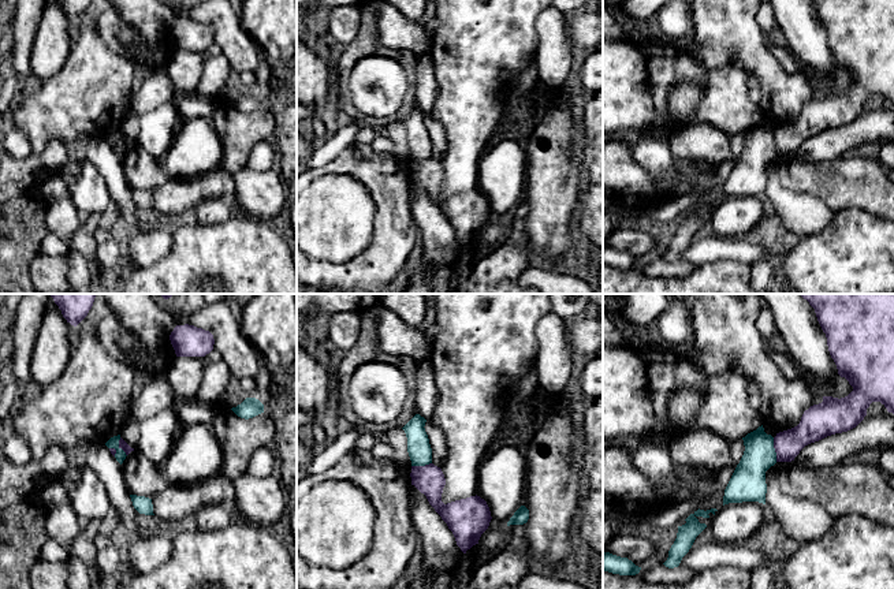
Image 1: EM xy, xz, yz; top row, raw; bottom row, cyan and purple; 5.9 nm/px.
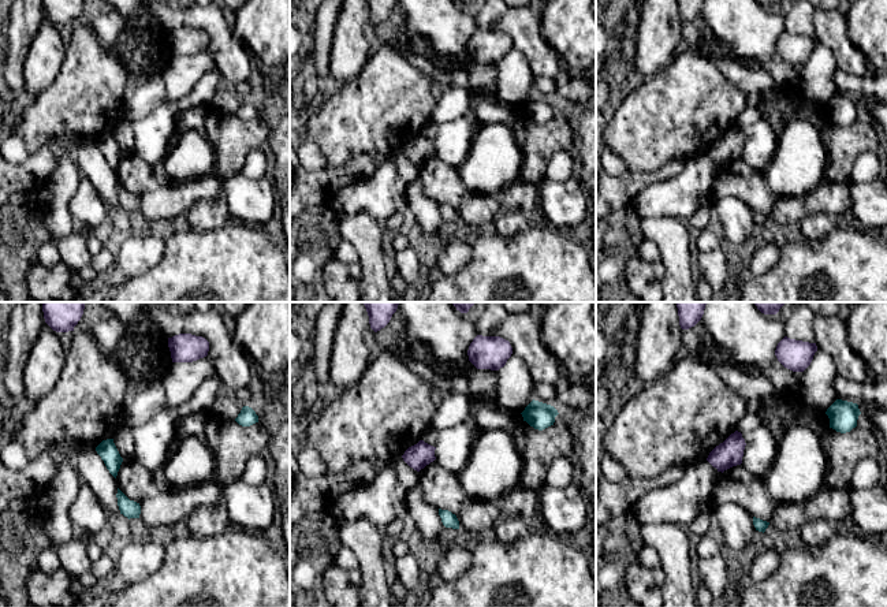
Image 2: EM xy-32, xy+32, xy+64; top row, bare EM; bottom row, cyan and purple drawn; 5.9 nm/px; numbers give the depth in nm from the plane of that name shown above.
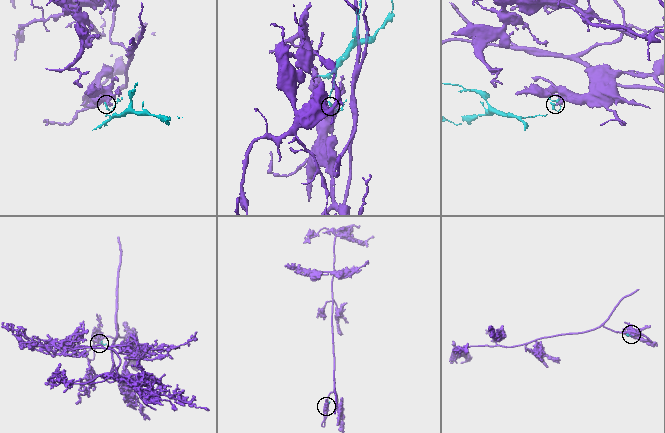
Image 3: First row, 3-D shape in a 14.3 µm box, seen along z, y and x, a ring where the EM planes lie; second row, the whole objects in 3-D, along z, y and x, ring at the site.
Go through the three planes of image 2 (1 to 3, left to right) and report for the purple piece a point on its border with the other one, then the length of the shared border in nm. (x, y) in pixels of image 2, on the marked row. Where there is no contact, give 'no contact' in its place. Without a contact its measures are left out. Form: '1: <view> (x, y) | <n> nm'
1: no contact
2: no contact
3: no contact

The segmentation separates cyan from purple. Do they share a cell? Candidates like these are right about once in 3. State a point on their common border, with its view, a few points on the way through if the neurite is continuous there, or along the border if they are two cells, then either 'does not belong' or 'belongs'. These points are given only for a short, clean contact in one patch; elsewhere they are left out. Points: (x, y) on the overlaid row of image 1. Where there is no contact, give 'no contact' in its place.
contact yz (774, 450); border yz (773, 437), (777, 461); does not belong

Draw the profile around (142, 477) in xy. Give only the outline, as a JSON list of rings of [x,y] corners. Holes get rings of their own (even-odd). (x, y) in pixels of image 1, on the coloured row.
[[[135,450],[120,466],[130,495],[152,499],[168,487],[163,466],[153,463]]]

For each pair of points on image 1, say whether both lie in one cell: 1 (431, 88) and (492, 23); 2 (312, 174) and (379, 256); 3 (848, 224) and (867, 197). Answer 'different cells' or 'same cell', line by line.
1: different cells
2: same cell
3: different cells

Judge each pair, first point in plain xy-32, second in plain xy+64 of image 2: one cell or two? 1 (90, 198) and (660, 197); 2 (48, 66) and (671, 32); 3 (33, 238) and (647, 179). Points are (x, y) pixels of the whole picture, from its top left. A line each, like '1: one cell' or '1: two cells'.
1: one cell
2: one cell
3: two cells

